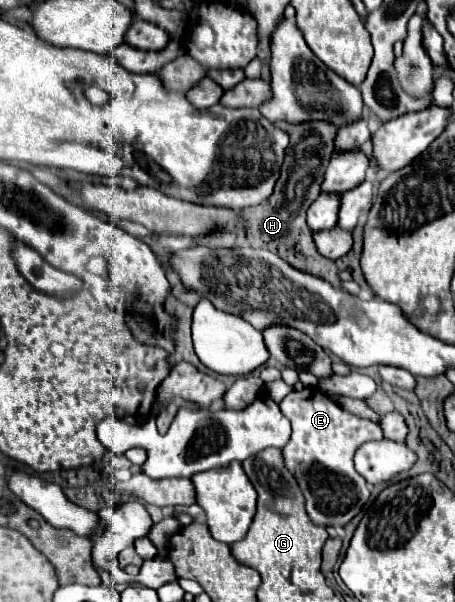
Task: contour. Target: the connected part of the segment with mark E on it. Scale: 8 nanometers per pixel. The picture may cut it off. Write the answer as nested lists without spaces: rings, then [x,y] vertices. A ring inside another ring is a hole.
[[[320,388],[294,390],[280,406],[292,422],[292,436],[284,448],[284,460],[288,470],[298,478],[308,516],[318,526],[346,526],[370,498],[366,480],[354,470],[354,452],[368,440],[382,440],[382,428],[342,410]]]

